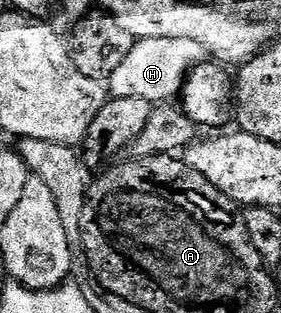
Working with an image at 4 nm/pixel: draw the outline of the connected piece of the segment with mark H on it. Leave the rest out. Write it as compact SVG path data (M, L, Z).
M188 39L136 40L131 53L107 81L107 87L114 98L139 97L154 105L170 102L181 93L188 73L203 63L206 57L203 47Z

